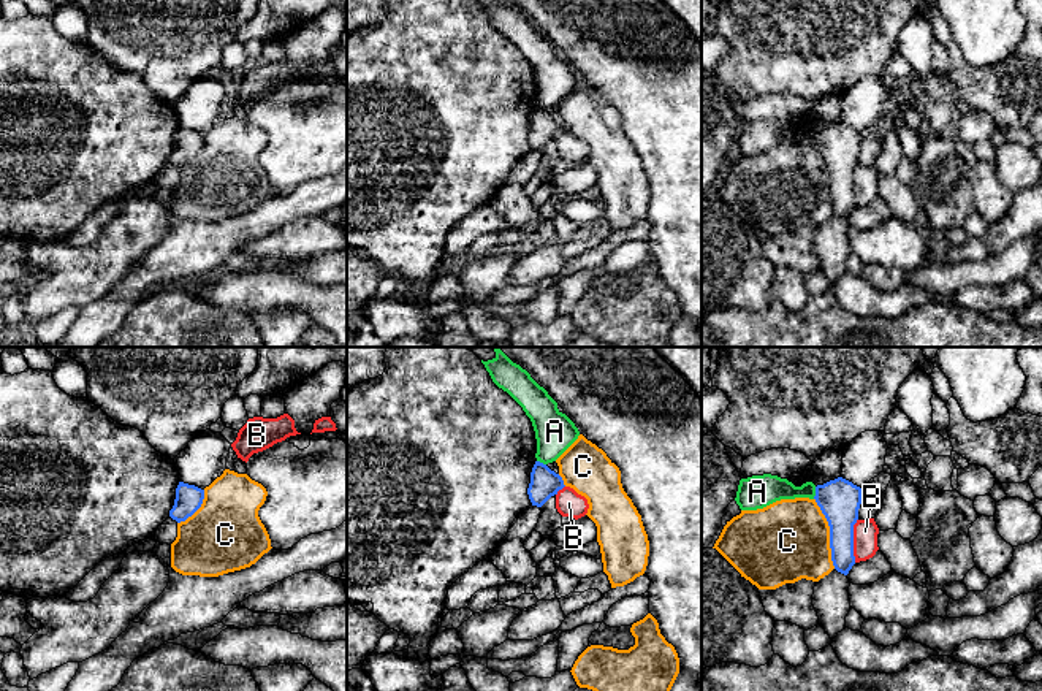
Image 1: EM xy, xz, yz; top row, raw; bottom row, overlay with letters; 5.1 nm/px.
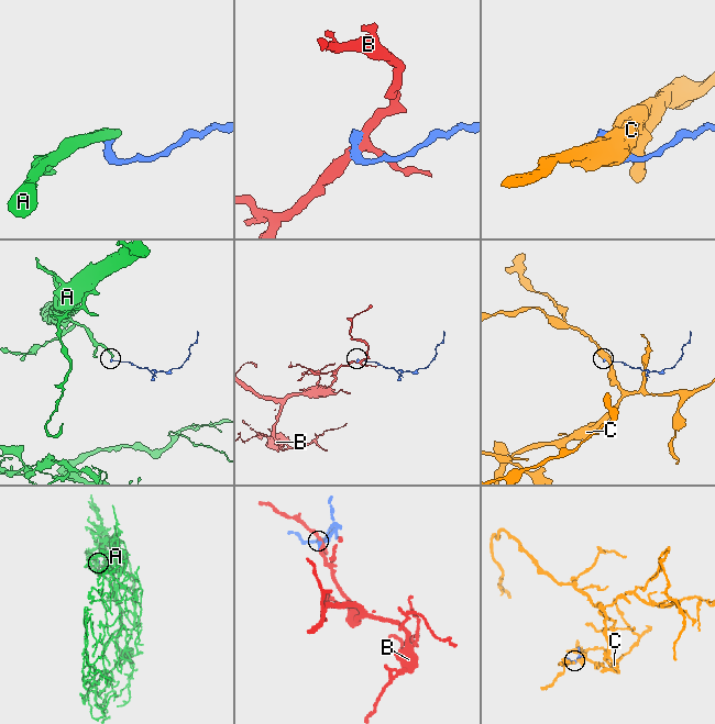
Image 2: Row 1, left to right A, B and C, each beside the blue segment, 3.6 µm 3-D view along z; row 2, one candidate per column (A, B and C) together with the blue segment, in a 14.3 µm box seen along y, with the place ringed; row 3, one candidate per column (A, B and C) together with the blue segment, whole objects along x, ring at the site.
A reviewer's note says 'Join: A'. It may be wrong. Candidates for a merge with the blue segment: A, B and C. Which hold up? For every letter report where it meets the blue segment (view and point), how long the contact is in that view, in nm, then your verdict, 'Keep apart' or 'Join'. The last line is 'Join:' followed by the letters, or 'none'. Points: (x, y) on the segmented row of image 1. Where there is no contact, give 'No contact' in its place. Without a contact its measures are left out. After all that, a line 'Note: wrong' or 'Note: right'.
A: Touches blue at yz (816, 493). Shared border 70 nm. Keep apart
B: Touches blue at yz (852, 541). Shared border 220 nm. Keep apart
C: Touches blue at yz (830, 533). Shared border 380 nm. Keep apart
Join: none
Note: wrong

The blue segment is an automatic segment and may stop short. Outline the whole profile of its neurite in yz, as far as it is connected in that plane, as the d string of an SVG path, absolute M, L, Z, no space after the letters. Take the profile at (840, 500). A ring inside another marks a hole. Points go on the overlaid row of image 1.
M838 477L816 487L817 506L830 526L831 561L838 572L847 575L855 564L854 525L858 520L861 488Z

